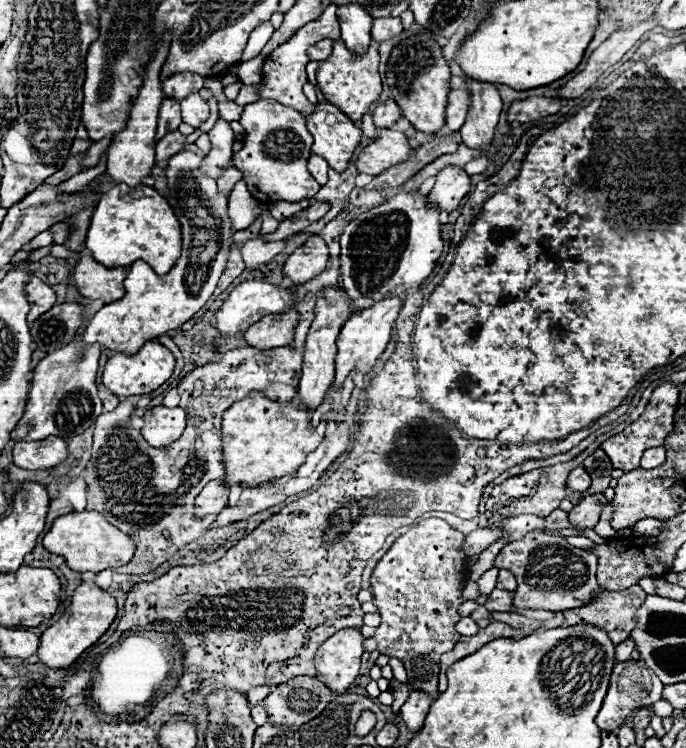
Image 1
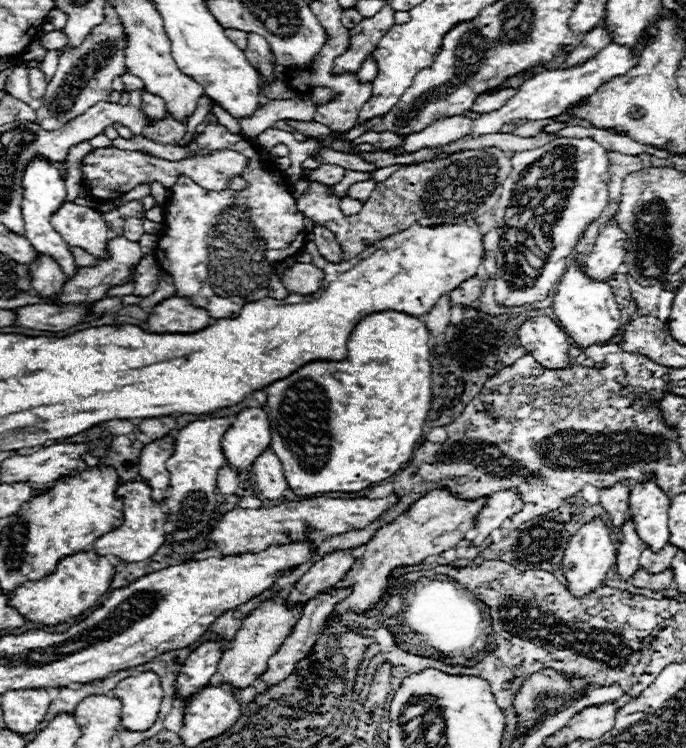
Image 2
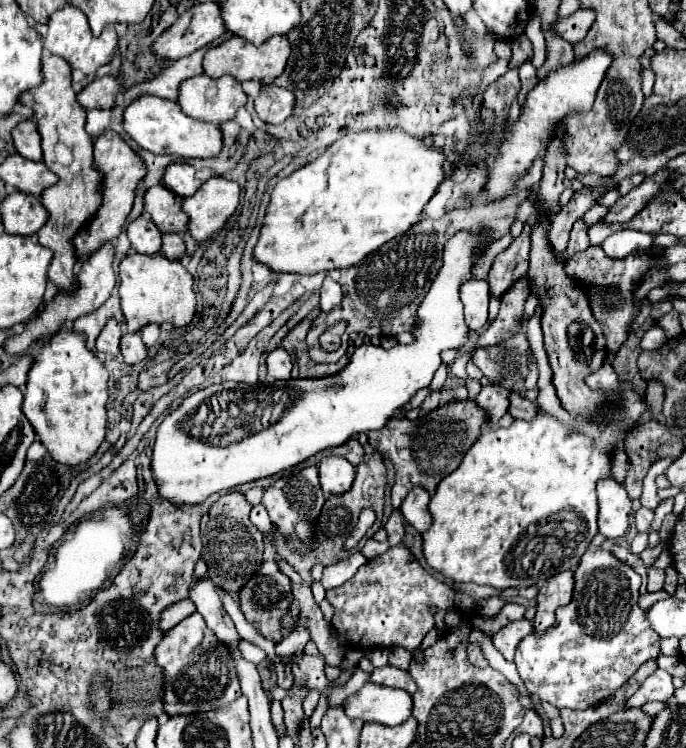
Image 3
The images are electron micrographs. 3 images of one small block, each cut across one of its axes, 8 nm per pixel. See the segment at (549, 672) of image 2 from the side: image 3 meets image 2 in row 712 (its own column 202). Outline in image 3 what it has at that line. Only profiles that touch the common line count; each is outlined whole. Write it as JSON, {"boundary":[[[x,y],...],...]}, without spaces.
{"boundary":[[[228,492],[220,496],[212,508],[204,514],[200,522],[200,536],[204,542],[202,556],[208,564],[208,576],[216,582],[218,588],[228,592],[240,590],[244,582],[260,568],[264,542],[258,528],[250,522],[252,504],[240,492]]]}

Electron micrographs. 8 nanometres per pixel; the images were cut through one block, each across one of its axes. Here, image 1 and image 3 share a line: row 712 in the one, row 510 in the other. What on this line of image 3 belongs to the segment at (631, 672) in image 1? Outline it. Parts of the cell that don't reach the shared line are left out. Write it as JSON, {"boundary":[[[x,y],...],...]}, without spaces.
{"boundary":[[[612,476],[598,480],[598,530],[606,538],[618,538],[626,532],[630,520],[630,498],[622,484]]]}

